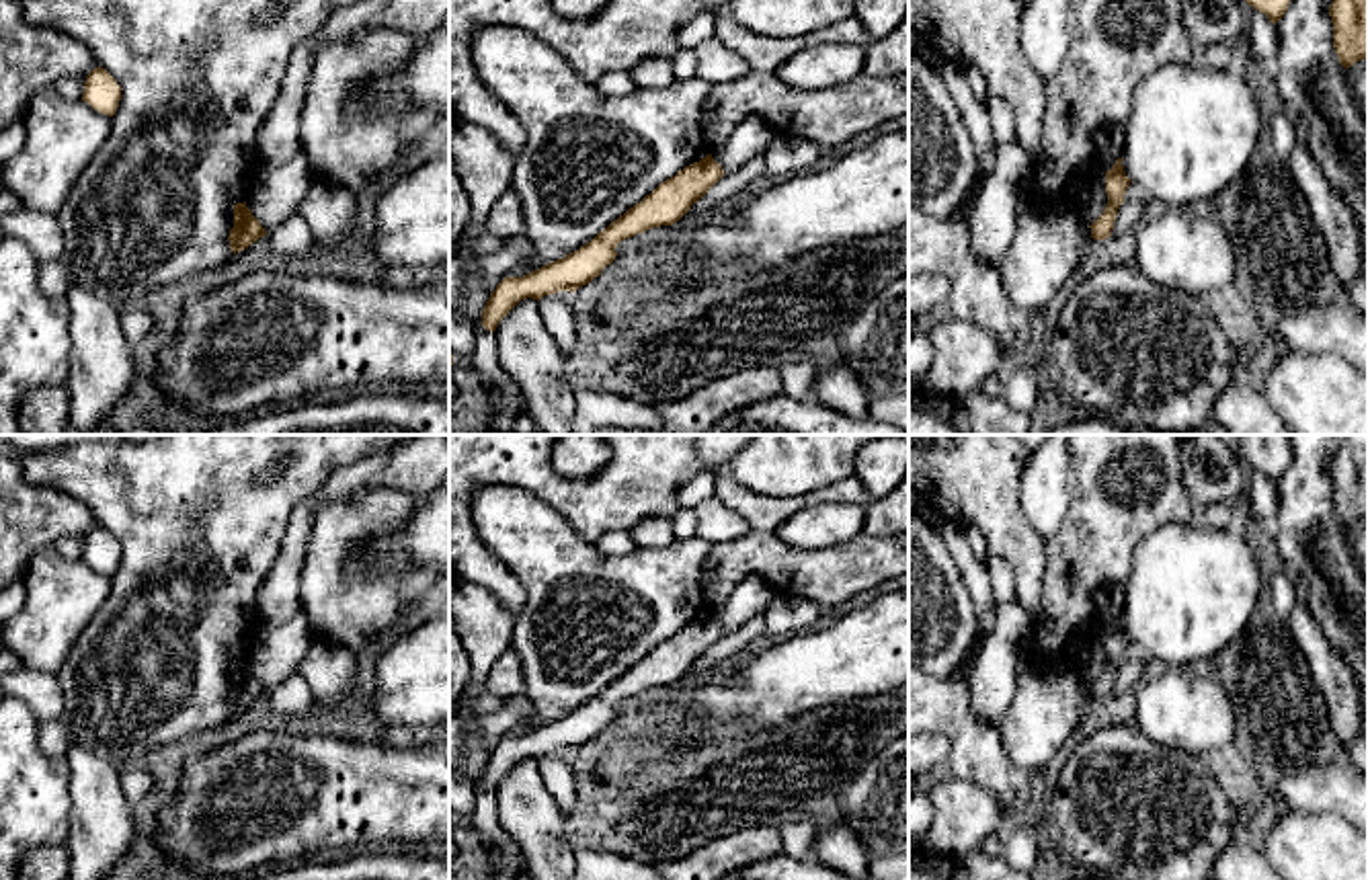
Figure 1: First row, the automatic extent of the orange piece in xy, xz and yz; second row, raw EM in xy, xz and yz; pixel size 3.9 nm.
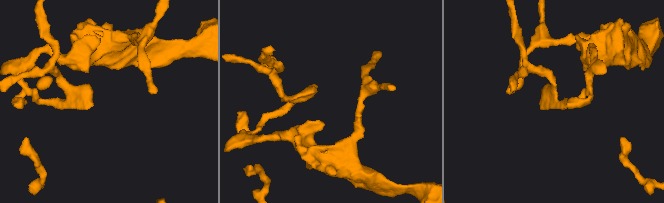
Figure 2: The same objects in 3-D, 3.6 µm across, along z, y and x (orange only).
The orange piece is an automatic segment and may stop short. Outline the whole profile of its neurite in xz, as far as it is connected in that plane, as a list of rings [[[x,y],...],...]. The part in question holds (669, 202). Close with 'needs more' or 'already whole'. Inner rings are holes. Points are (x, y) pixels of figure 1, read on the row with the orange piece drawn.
[[[708,154],[660,183],[640,203],[601,230],[591,242],[578,250],[544,265],[523,277],[505,277],[490,293],[482,310],[482,326],[490,332],[521,302],[541,299],[558,291],[574,293],[591,283],[617,256],[615,248],[621,240],[652,228],[673,226],[693,203],[697,203],[720,178],[722,166]]]; already whole

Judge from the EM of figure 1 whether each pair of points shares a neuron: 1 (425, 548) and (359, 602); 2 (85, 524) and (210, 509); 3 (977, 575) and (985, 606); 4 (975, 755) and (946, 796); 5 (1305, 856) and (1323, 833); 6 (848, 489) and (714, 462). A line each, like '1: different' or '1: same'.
1: different
2: different
3: same
4: different
5: same
6: same

